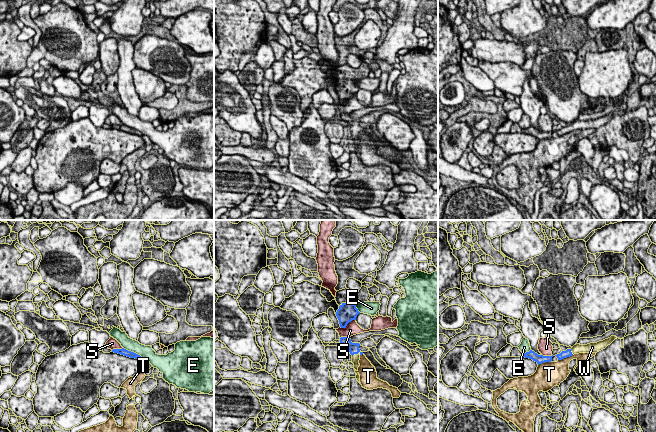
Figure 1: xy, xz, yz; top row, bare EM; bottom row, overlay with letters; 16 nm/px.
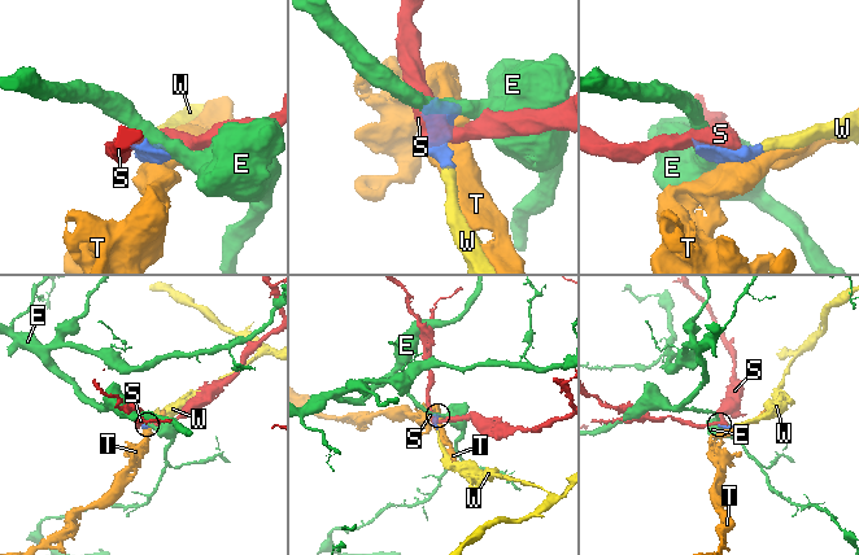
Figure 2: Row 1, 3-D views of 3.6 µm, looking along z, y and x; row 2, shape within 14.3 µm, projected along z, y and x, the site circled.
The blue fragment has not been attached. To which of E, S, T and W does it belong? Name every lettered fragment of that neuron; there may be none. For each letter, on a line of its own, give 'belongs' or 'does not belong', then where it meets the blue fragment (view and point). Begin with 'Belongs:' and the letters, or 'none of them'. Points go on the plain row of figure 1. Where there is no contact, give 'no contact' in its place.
Belongs: W
E: does not belong; contact xy (133, 128)
S: does not belong; contact xz (347, 99)
T: does not belong; contact yz (565, 133)
W: belongs; contact xz (356, 129)

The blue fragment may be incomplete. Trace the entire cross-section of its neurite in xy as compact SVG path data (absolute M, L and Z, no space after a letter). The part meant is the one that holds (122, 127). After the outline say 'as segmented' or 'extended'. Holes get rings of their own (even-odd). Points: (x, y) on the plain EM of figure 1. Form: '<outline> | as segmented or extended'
M122 124L122 125L113 125L112 128L118 129L118 130L130 133L130 134L135 134L135 135L138 135L138 136L143 135L140 131L138 131L138 130L136 130L134 128L128 127L128 126L124 125L124 124Z | as segmented

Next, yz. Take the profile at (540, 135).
M530 126L529 128L526 128L526 129L522 129L521 132L525 133L525 134L532 135L538 141L542 140L542 139L545 139L545 138L551 138L552 137L552 133L553 133L553 131L552 132L538 131L537 129L535 129L532 126Z | as segmented

